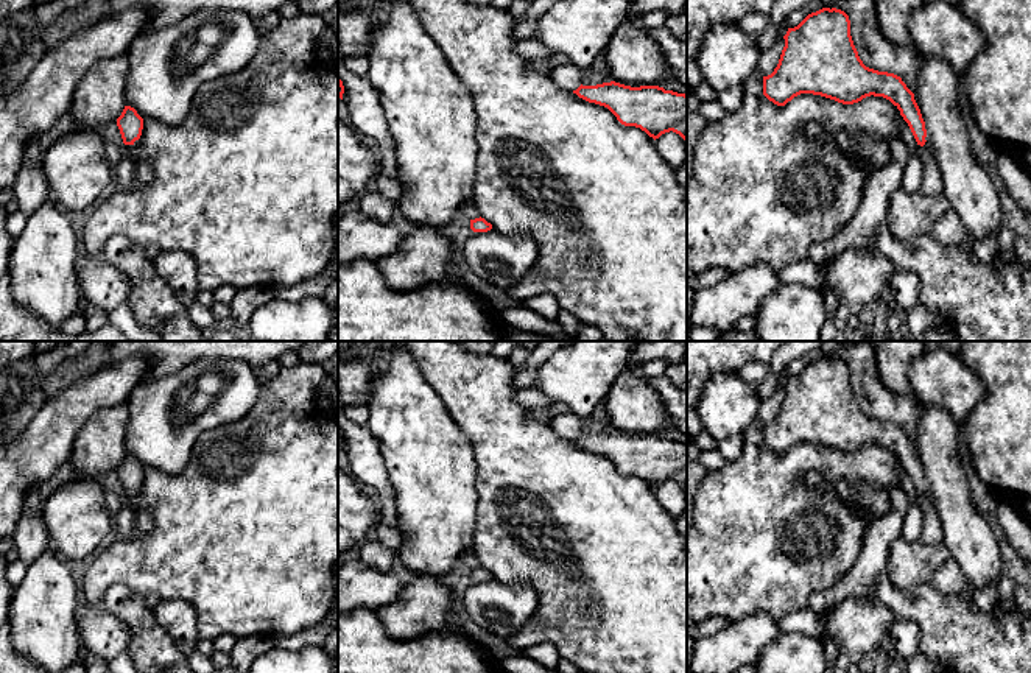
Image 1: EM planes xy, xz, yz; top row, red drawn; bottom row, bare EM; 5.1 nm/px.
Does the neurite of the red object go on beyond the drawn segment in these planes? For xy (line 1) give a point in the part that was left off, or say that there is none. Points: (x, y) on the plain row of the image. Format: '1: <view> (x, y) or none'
1: xy (144, 521)

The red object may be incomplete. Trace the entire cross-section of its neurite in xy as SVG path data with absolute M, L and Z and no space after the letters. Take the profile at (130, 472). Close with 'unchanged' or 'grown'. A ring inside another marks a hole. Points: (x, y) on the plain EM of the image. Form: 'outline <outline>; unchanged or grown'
outline M125 455L121 464L117 467L117 475L123 488L123 505L129 506L135 514L135 530L126 541L135 541L148 534L154 520L153 516L140 506L139 494L143 478L143 467L131 455Z; grown

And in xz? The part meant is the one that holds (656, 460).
outline M615 430L579 435L579 447L607 456L625 475L635 475L654 489L676 481L687 489L687 444L659 435L631 436Z; unchanged

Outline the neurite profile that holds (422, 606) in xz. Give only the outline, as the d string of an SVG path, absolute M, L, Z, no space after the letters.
M419 576L403 586L396 601L377 609L377 615L397 640L445 631L453 590L444 578Z

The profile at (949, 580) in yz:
M952 558L933 575L930 586L944 595L973 594L973 586Z

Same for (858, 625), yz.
M869 597L849 598L825 612L825 629L819 640L838 642L844 654L858 659L881 648L881 640L896 615Z

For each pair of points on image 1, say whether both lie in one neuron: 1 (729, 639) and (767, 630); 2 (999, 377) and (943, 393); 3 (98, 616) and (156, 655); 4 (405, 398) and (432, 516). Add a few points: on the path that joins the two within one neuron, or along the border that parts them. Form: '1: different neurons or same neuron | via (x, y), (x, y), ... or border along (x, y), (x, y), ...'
1: same neuron | via (738, 639), (746, 639), (757, 631)
2: different neurons | border along (960, 357), (983, 385), (983, 398), (969, 416)
3: different neurons | border along (106, 608), (126, 627), (130, 633), (128, 651)
4: same neuron | via (413, 427), (432, 465), (432, 486)

